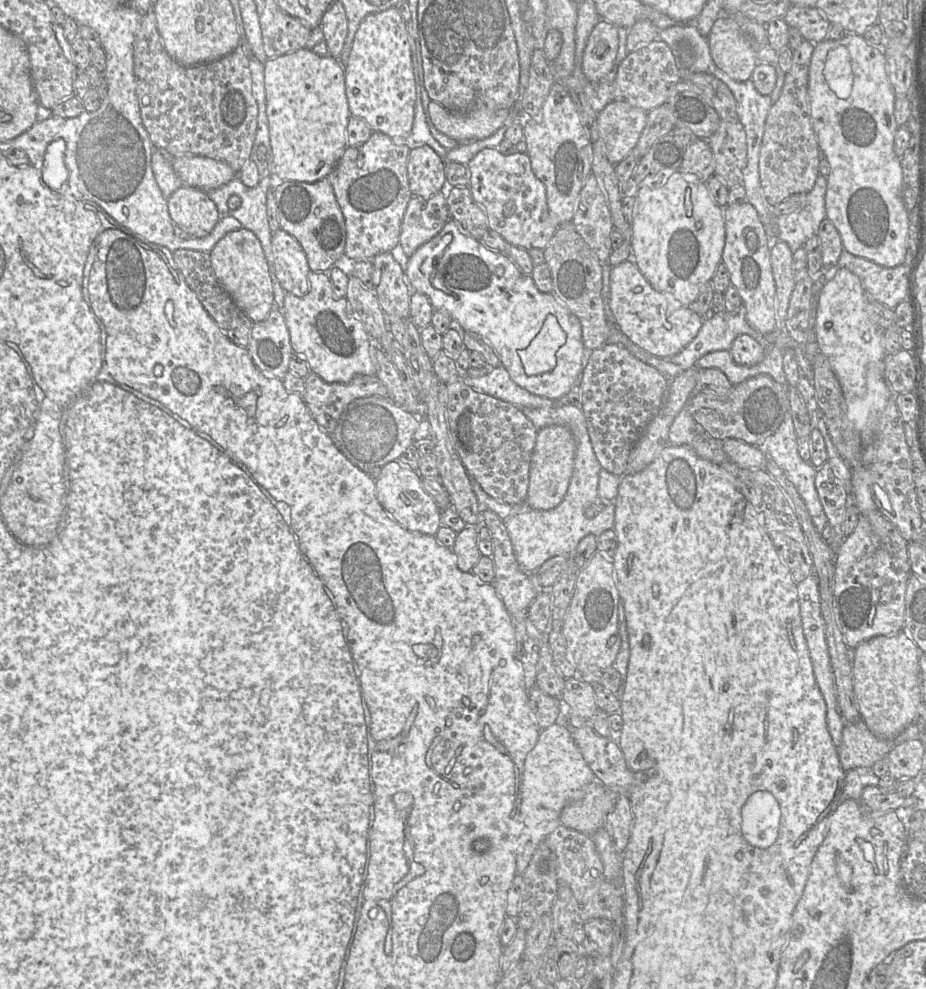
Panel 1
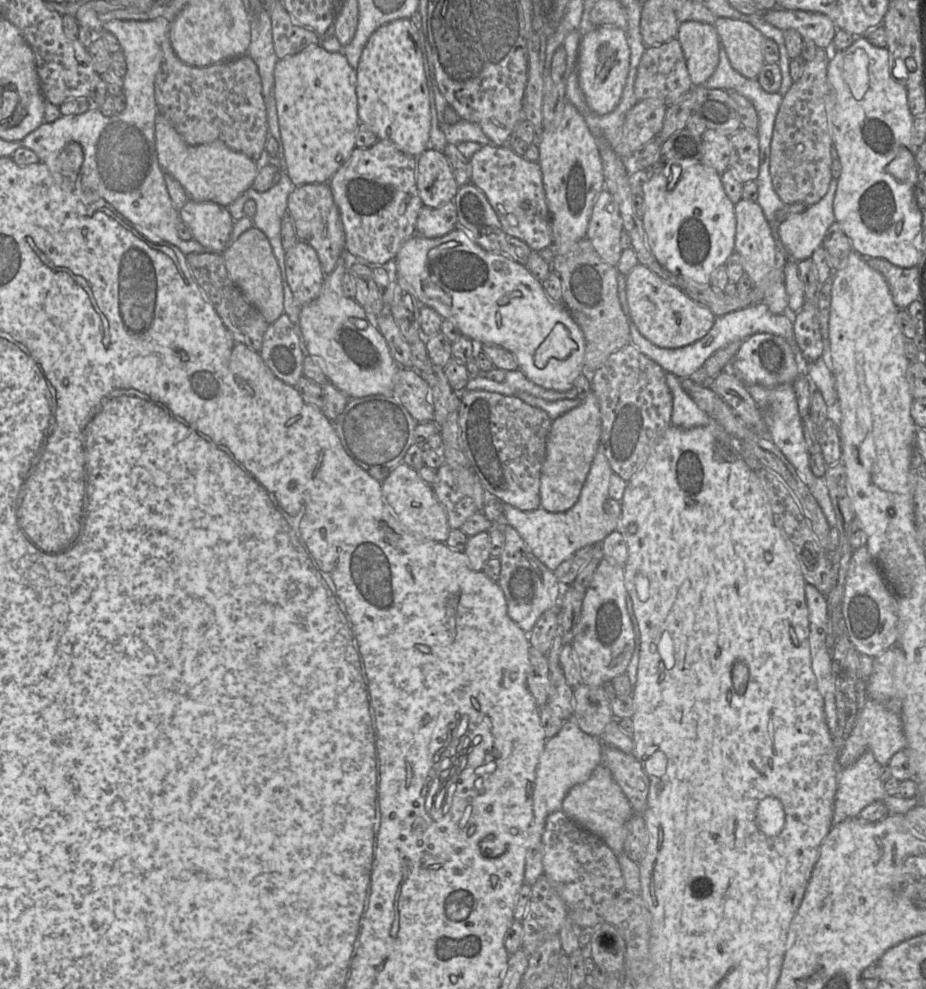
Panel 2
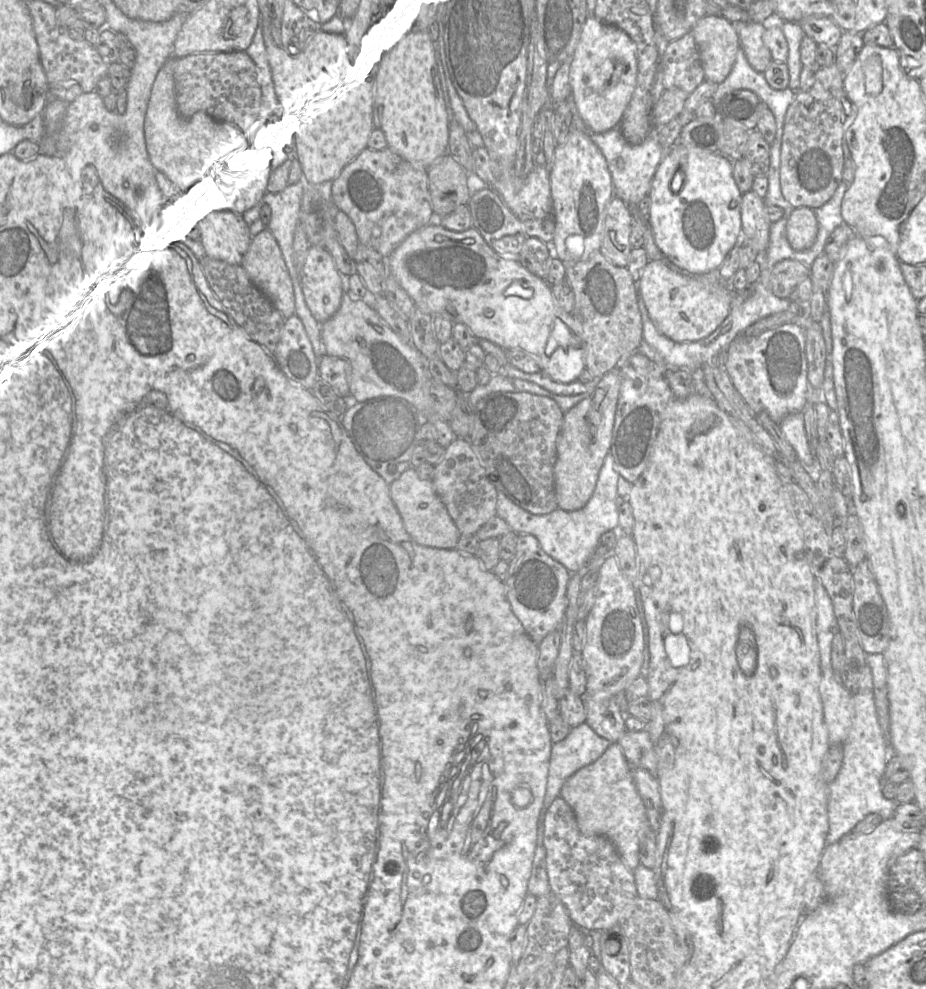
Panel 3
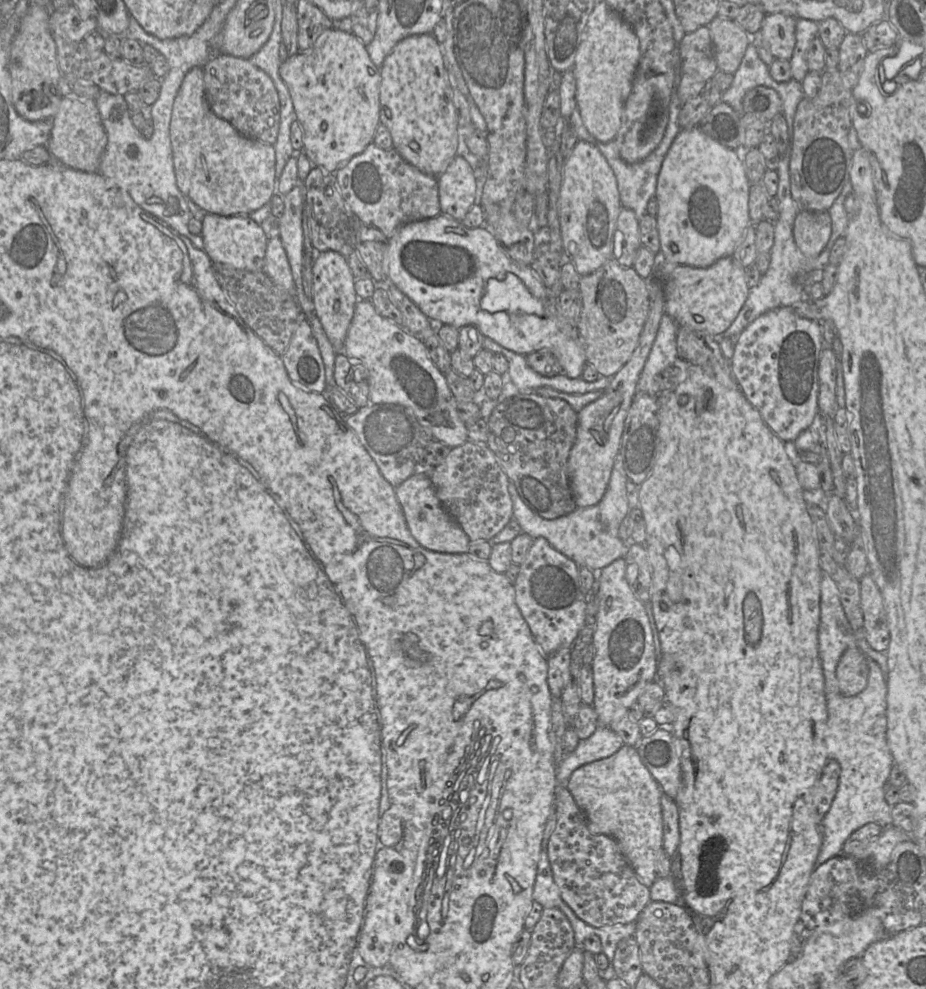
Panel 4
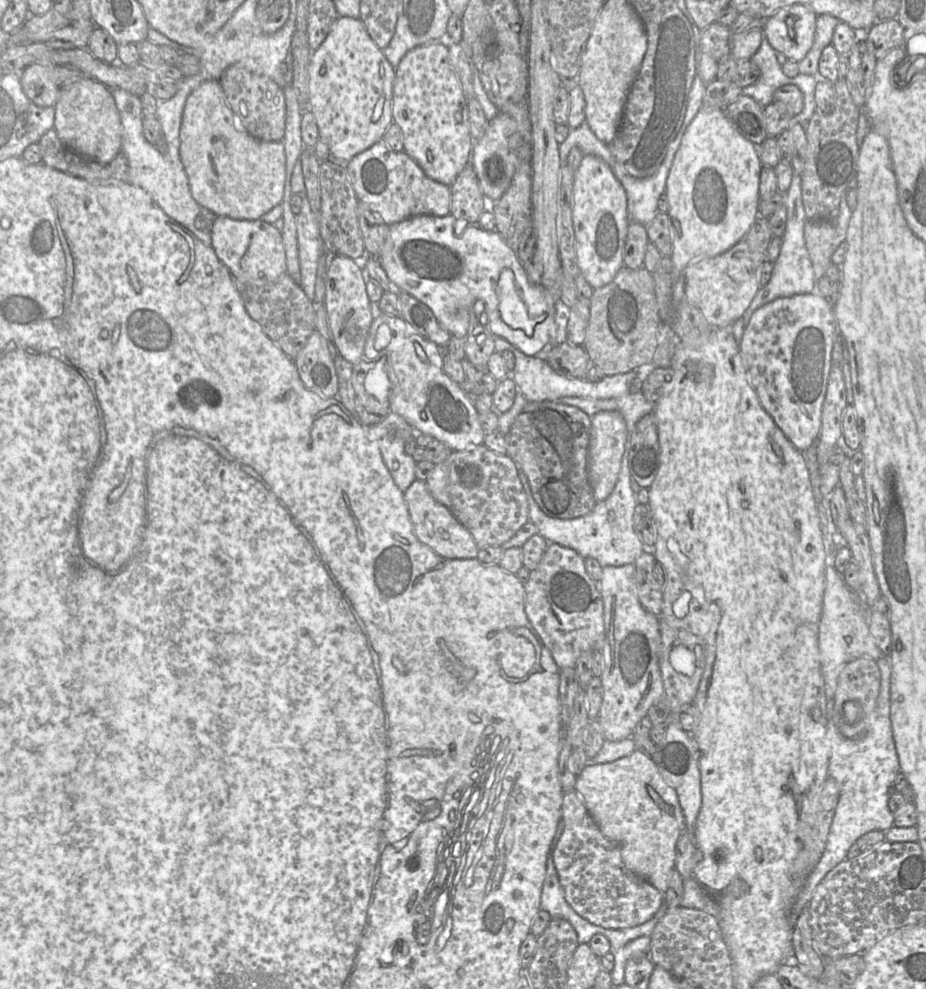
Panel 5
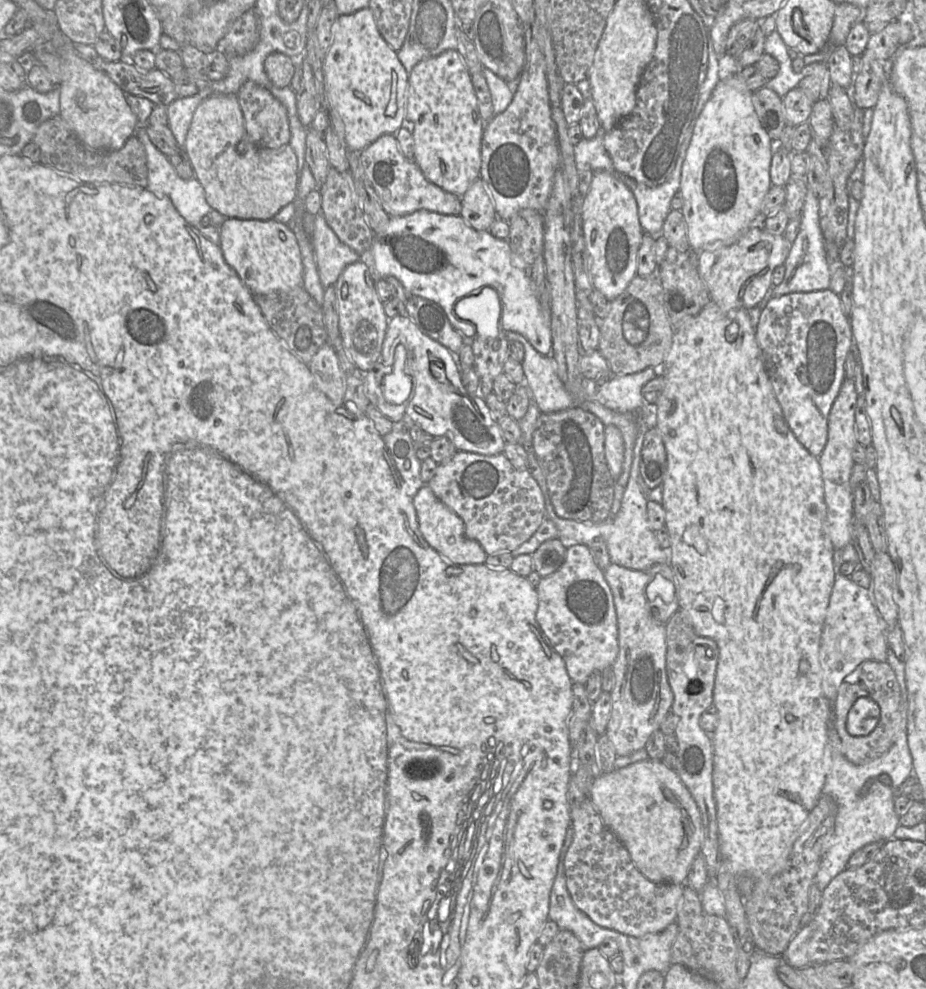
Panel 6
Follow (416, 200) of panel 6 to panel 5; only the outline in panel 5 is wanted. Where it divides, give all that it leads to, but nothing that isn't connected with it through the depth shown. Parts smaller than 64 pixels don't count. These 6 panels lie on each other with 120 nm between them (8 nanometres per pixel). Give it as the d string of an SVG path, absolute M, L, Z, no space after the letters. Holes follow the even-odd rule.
M383 140L356 155L345 167L358 201L368 204L388 226L421 215L450 214L450 186L430 179L404 151L390 149Z

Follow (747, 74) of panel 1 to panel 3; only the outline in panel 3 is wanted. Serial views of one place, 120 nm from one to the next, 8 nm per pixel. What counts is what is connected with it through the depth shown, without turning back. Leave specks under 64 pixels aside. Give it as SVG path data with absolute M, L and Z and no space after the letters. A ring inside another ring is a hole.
M753 22L732 23L740 41L741 49L749 65L757 72L763 73L771 63L771 54L763 42L766 26Z

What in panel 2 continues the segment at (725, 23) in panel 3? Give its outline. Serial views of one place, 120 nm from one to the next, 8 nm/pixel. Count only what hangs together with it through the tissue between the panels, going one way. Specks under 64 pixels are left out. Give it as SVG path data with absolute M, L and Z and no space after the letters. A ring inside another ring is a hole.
M688 21L680 24L676 38L682 48L693 86L701 86L717 68L720 39L712 24Z

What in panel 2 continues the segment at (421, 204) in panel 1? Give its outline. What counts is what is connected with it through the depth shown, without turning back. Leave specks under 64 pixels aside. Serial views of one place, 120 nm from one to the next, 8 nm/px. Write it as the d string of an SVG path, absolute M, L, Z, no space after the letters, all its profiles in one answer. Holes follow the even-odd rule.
M448 202L437 208L423 206L417 218L415 235L438 238L457 227L457 211L454 202Z

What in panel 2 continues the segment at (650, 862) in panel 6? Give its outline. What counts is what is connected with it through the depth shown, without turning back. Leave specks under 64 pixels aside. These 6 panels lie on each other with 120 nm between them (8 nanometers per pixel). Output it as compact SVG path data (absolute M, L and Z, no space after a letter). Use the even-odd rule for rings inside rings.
M603 764L597 766L584 782L573 786L567 792L561 810L576 824L601 839L614 855L624 854L627 824L634 811L622 789Z

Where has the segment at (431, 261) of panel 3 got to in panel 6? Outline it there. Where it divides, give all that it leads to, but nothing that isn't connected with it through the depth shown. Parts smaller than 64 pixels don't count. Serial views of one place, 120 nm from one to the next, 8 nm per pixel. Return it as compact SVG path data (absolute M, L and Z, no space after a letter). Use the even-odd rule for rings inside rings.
M419 210L408 215L391 217L387 227L373 236L372 249L378 279L393 276L401 282L408 295L422 297L439 304L452 326L464 338L475 336L477 330L472 322L456 316L454 312L456 303L465 297L479 294L485 287L491 287L500 297L502 331L521 334L541 355L551 356L551 313L542 310L526 271L514 264L513 252L507 240L494 237L488 230L473 229L460 215L444 215Z

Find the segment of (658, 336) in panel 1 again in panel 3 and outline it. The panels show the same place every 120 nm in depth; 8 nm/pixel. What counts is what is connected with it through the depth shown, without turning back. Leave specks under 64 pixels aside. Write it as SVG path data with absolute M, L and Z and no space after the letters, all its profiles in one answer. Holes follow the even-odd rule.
M668 259L649 261L637 285L656 329L678 343L696 342L710 336L729 315L735 297L718 270L695 275L681 270Z

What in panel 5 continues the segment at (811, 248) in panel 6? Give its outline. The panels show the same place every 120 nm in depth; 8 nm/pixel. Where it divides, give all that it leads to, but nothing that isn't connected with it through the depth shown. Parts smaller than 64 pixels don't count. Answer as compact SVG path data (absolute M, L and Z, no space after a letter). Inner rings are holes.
M793 172L789 189L784 193L783 204L787 210L785 232L782 236L780 253L773 265L772 274L767 284L761 287L745 311L741 319L747 325L752 314L760 307L784 297L803 295L816 292L817 281L814 276L812 262L810 260L804 239L804 225L807 221L802 202L801 177Z

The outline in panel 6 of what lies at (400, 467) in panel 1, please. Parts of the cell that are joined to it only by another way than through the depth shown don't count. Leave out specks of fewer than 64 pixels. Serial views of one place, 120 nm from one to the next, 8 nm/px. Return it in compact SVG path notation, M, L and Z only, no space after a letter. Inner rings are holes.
M428 485L422 486L413 496L418 528L428 545L439 555L455 564L484 564L487 553L475 540L466 536L463 520L444 505Z

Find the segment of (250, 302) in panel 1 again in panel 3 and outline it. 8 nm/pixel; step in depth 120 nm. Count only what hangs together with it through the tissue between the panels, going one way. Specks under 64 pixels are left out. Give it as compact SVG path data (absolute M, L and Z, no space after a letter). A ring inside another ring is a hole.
M264 229L252 237L250 246L243 256L241 266L245 269L251 281L270 299L285 319L296 315L292 280L280 247L269 229Z

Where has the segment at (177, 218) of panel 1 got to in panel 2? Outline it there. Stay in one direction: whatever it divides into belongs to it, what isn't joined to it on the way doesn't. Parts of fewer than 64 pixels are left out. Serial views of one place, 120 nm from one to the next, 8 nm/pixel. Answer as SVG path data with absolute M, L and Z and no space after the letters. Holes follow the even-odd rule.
M189 199L179 210L179 218L207 252L222 254L231 243L234 219L220 204Z

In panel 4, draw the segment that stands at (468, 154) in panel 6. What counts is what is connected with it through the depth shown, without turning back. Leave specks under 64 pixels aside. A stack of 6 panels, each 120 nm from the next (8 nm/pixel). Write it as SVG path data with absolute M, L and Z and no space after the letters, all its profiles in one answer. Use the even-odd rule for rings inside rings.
M428 33L408 36L394 46L380 66L380 71L379 119L391 134L393 149L421 172L438 177L460 153L457 111L449 74L444 67L441 43Z

